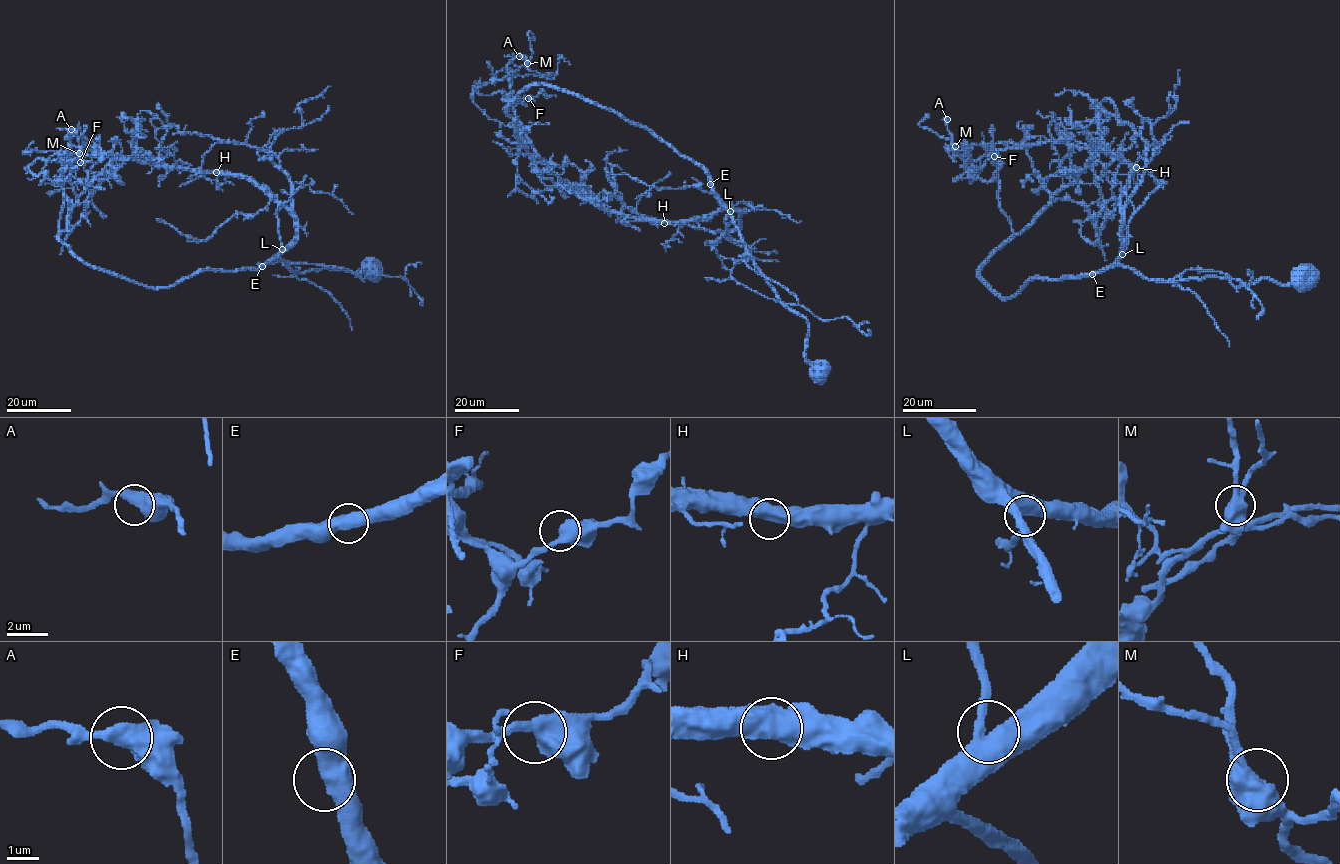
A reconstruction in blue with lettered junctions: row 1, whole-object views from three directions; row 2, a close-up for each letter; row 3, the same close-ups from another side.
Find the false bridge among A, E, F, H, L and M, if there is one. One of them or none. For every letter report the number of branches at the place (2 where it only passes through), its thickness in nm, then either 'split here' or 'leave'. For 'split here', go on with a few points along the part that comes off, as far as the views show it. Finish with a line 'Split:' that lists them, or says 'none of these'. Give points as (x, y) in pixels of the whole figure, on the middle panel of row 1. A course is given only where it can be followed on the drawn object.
A: 2 branches meet; 550 nm thick; leave
E: 2 branches meet; 550 nm thick; leave
F: 2 branches meet; 500 nm thick; leave
H: 2 branches meet; 600 nm thick; leave
L: 2 branches meet; 440 nm thick; leave
M: 2 branches meet; 650 nm thick; split here; foreign part runs (527, 63), (531, 58), (528, 33), (533, 34), (534, 41)
Split: M

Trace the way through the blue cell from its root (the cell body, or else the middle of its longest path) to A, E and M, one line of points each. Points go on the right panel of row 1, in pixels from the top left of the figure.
A: (1305, 275), (1146, 278), (1119, 263), (1128, 162), (1057, 142), (965, 161), (947, 119)
E: (1305, 275), (1278, 285), (1265, 278), (1248, 284), (1224, 277), (1156, 281), (1121, 265), (1092, 274)
M: (1305, 275), (1146, 278), (1119, 263), (1128, 162), (1057, 142), (967, 161), (955, 146)

